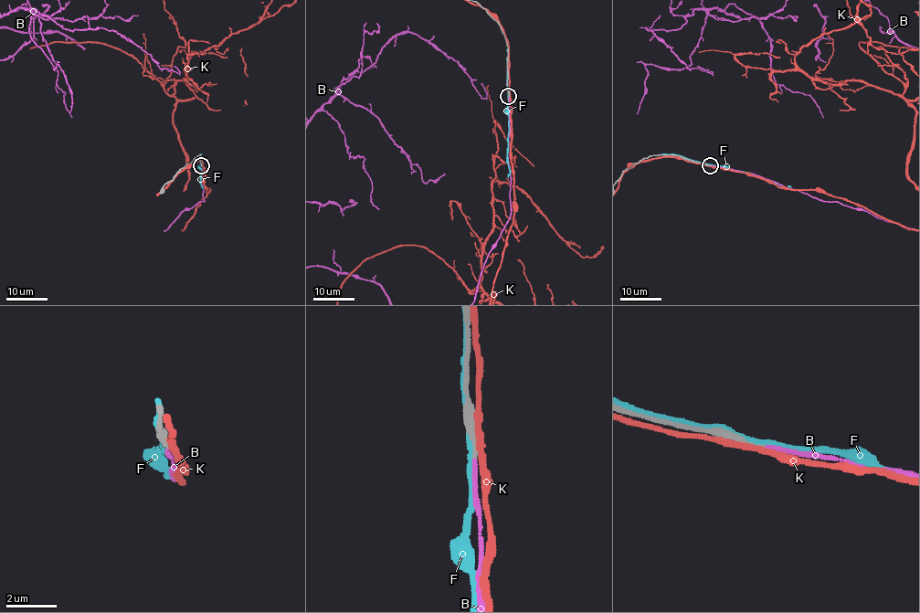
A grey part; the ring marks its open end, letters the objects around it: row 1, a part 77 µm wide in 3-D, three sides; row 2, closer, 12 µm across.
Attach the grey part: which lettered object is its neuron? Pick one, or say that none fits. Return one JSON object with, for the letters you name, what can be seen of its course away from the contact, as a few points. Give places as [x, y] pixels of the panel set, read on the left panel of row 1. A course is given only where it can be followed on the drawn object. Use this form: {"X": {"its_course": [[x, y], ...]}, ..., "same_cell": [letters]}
{"same_cell": ["B"]}

